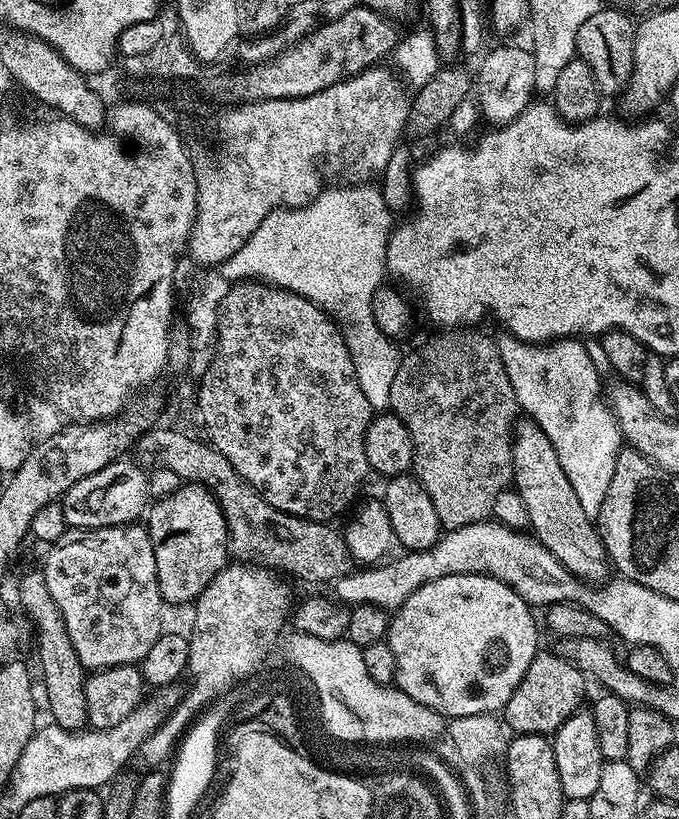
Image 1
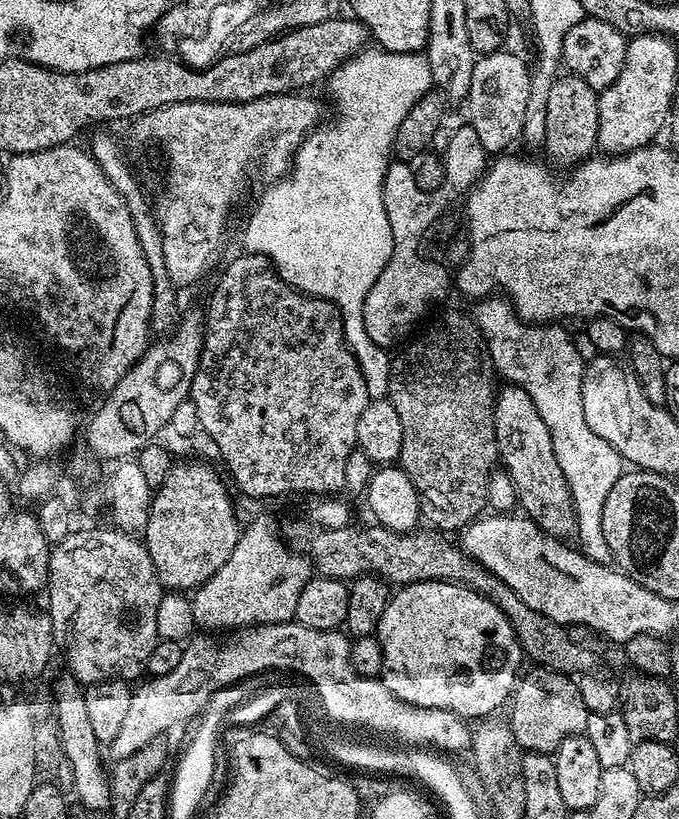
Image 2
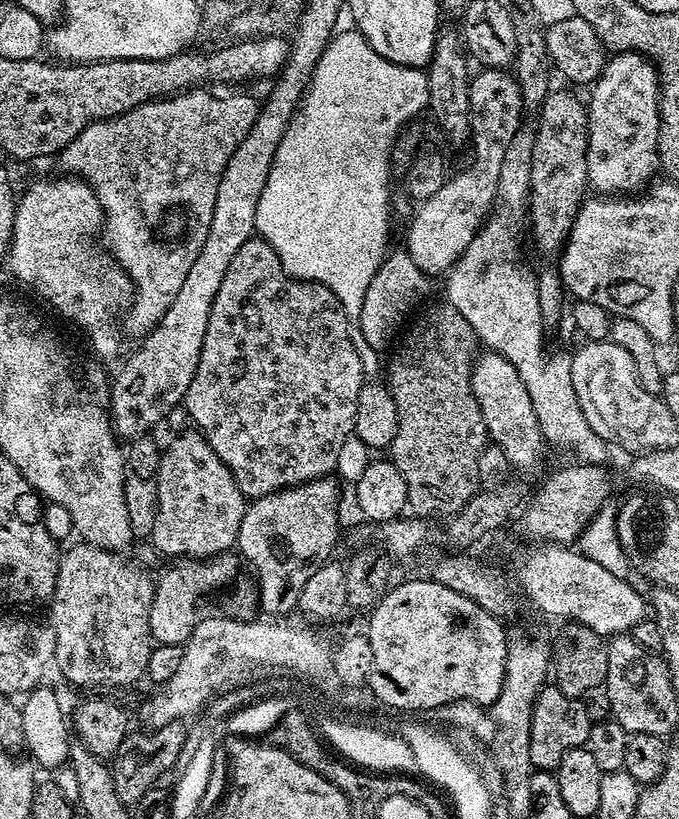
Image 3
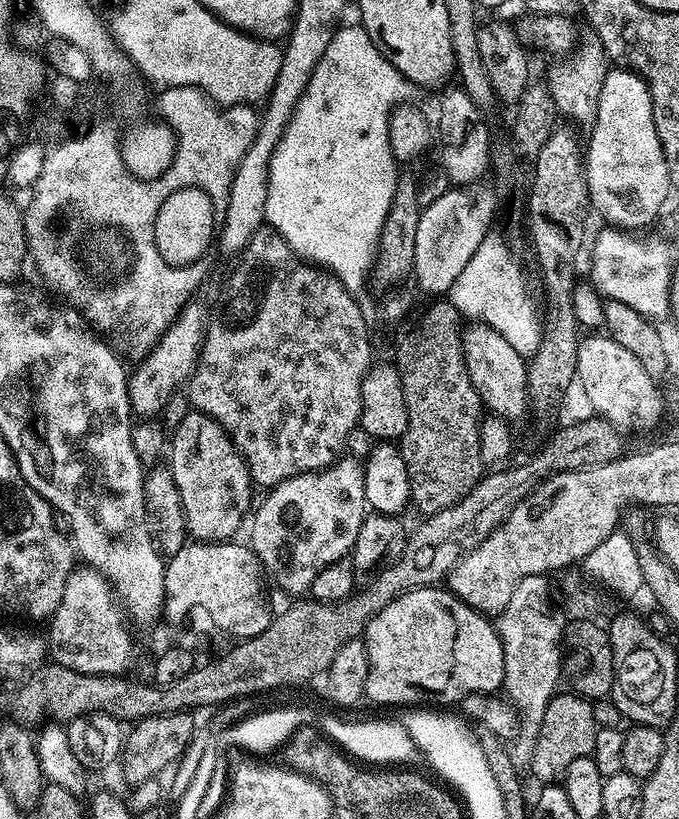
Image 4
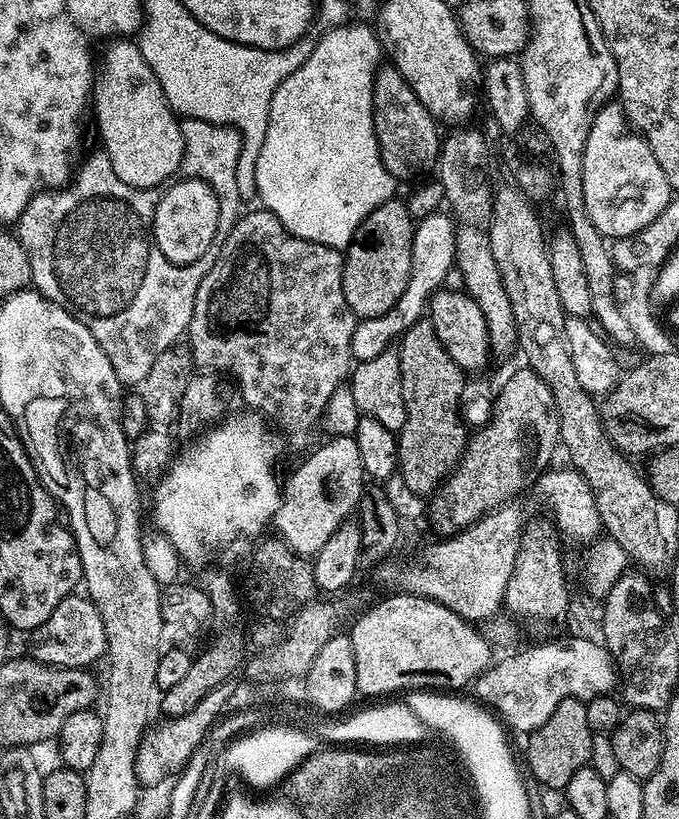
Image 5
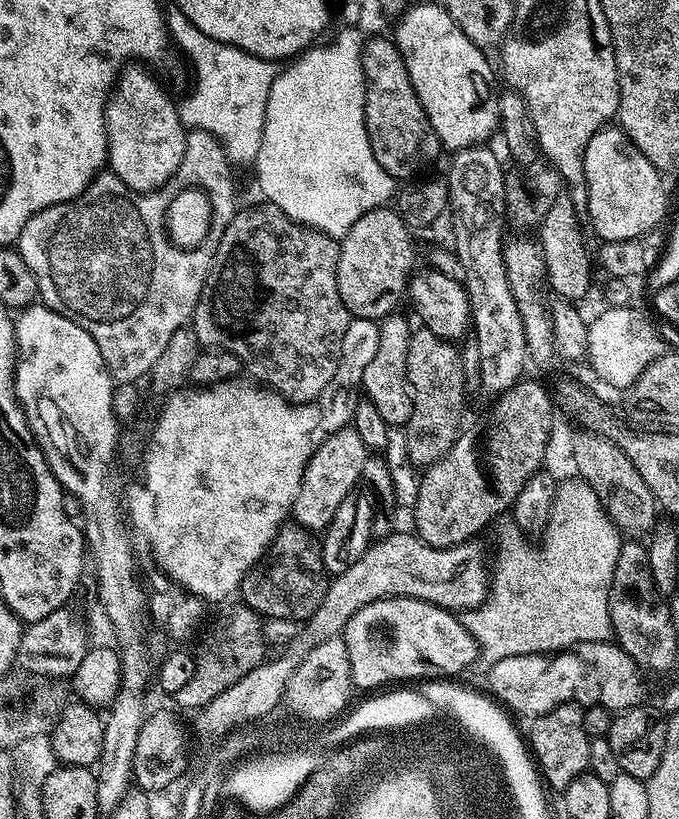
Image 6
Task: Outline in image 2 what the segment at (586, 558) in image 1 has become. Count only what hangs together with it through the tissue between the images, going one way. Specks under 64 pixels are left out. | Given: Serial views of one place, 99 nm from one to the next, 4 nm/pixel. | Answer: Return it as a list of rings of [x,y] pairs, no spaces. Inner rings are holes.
[[[505,383],[496,393],[494,406],[494,430],[499,459],[516,487],[523,515],[534,521],[542,531],[554,539],[564,542],[577,535],[576,507],[571,490],[558,466],[554,446],[550,442],[550,430],[538,414],[538,406],[517,384]]]

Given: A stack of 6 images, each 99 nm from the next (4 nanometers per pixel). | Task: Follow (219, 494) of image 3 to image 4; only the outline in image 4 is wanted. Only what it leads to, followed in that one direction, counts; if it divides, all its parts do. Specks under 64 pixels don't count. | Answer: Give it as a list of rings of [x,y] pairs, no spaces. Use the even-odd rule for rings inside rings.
[[[188,410],[171,429],[170,448],[171,444],[170,469],[181,495],[187,535],[196,542],[224,542],[235,537],[232,535],[239,530],[244,511],[246,516],[253,503],[254,485],[248,463],[237,452],[231,435],[217,420],[208,424],[208,415],[204,412]],[[188,420],[192,420],[192,424],[188,424]],[[184,424],[188,424],[188,428],[184,428]]]

